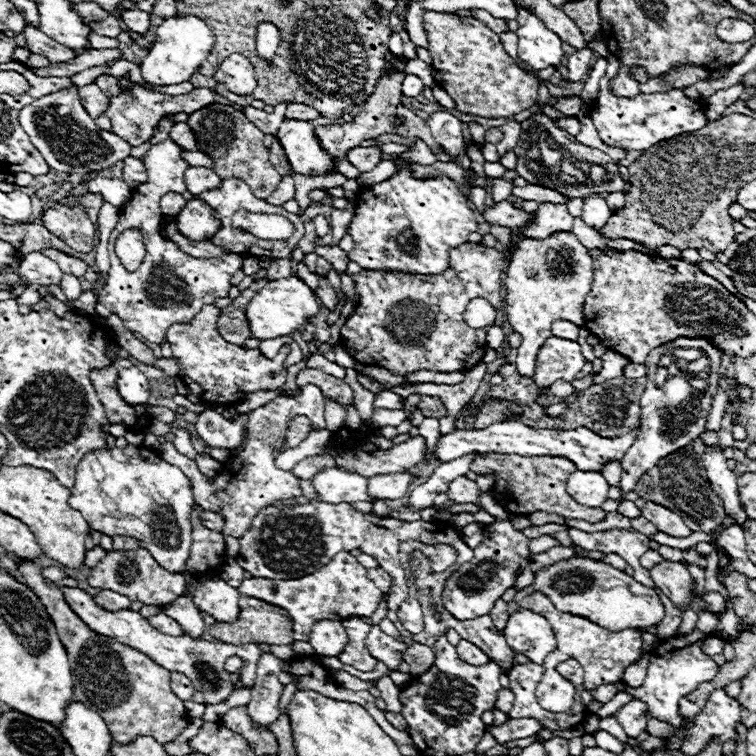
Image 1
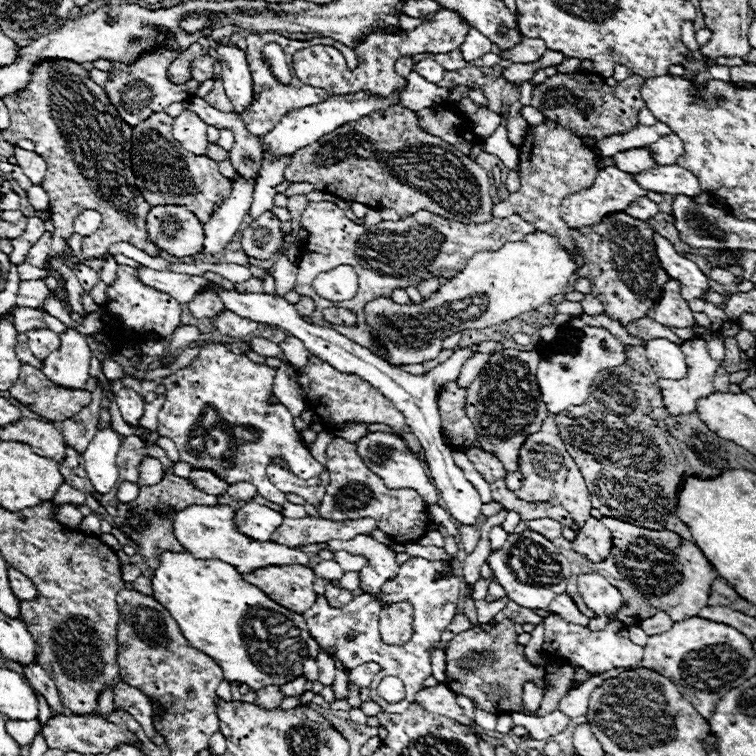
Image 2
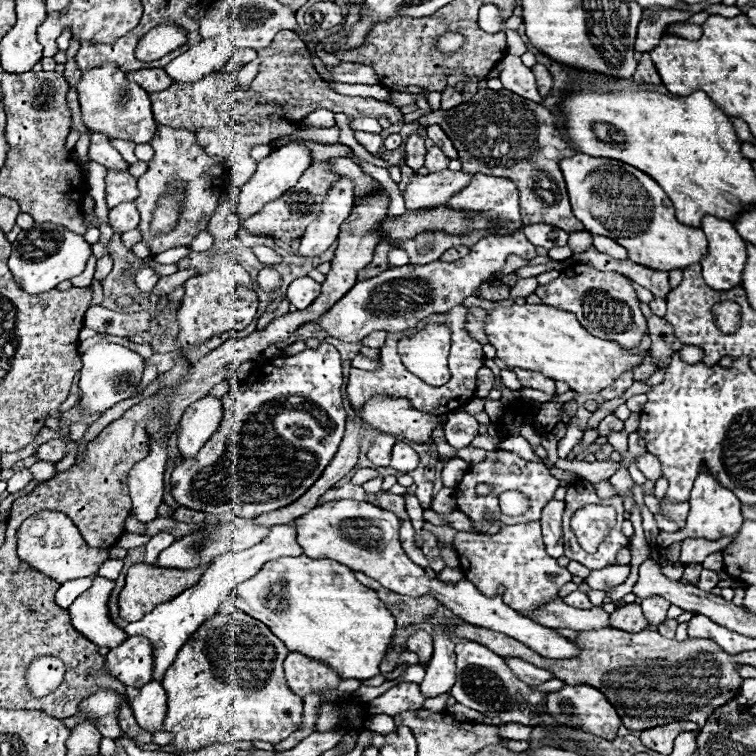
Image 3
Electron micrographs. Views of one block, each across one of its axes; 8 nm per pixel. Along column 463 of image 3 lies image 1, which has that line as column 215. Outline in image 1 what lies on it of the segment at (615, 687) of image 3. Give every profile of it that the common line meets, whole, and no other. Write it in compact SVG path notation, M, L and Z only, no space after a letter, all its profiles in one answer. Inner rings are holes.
M242 596L240 598L240 616L236 622L216 622L208 630L214 638L226 642L226 644L274 644L274 646L286 646L292 644L292 618L284 608L276 608L274 604L264 604L264 600L254 600L252 596ZM274 610L282 610L274 612Z

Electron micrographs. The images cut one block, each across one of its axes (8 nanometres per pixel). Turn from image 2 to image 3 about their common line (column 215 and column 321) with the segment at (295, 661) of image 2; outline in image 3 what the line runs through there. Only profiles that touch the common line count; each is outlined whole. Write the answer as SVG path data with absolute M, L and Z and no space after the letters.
M302 554L302 556L282 556L278 560L270 560L260 568L256 576L244 580L234 588L232 602L248 616L262 620L274 634L280 636L280 640L286 644L290 652L302 652L314 660L322 660L330 664L344 680L346 678L366 680L376 676L380 672L378 670L380 660L384 660L386 648L396 630L394 616L380 602L378 594L358 584L350 568L328 558L312 560Z

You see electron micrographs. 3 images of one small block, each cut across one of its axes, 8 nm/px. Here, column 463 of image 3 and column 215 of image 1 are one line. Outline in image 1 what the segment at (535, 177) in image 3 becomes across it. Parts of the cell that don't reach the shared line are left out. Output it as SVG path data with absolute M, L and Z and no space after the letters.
M210 104L190 114L188 124L198 138L202 152L214 160L214 172L218 172L222 178L244 180L252 188L254 196L260 198L268 198L282 182L282 174L278 174L270 162L270 148L264 146L264 132L258 130L242 112L234 110L232 106Z

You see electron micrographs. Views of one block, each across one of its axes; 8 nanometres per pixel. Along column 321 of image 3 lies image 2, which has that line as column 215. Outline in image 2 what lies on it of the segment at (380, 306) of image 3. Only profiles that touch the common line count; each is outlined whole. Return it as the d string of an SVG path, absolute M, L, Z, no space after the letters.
M224 310L220 316L212 318L212 324L222 332L222 334L228 334L228 336L236 336L236 338L242 338L242 336L252 336L260 324L252 322L252 320L244 320L242 316L236 316L234 312L228 312Z

